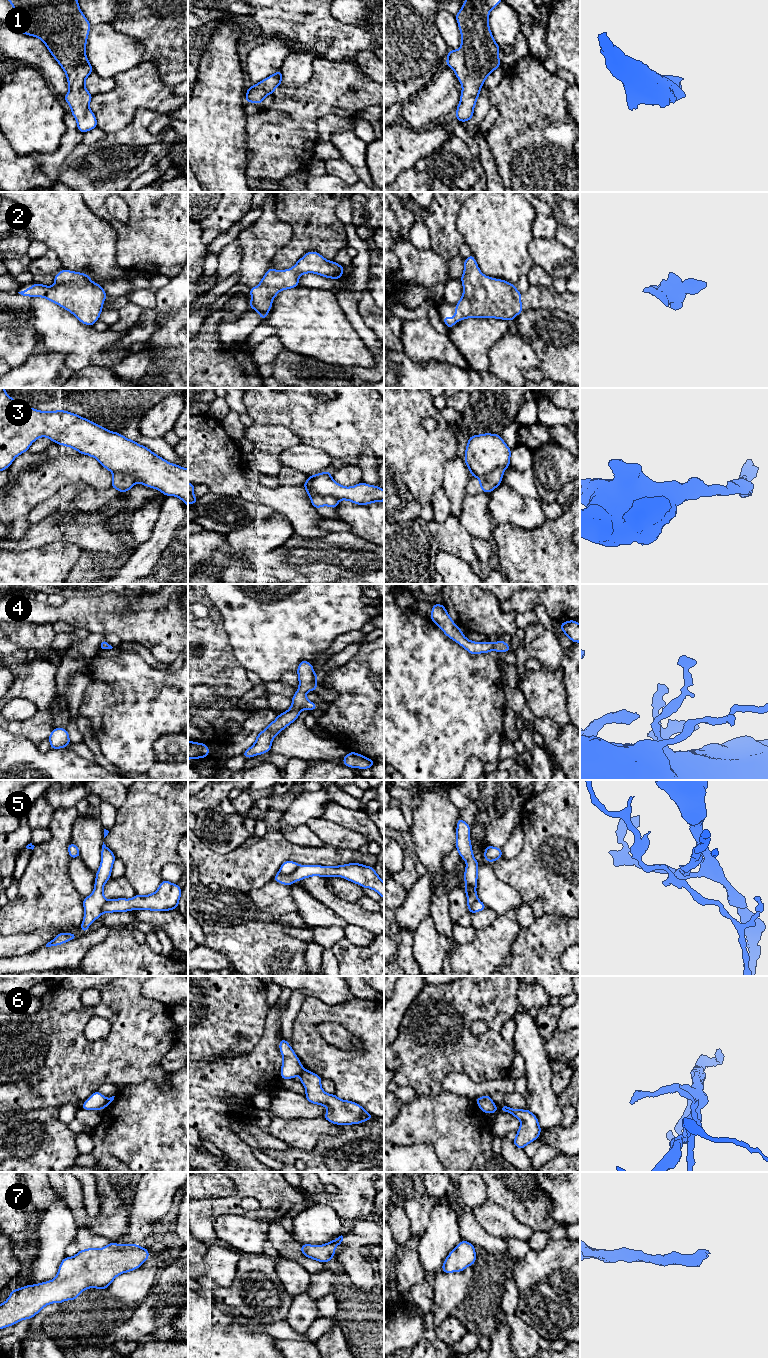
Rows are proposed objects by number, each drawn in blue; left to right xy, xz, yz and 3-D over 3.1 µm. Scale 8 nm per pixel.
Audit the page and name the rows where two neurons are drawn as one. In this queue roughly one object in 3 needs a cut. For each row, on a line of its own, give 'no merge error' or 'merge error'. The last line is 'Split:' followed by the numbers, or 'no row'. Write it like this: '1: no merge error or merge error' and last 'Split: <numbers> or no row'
1: no merge error
2: no merge error
3: merge error
4: no merge error
5: merge error
6: merge error
7: no merge error
Split: 3, 5, 6

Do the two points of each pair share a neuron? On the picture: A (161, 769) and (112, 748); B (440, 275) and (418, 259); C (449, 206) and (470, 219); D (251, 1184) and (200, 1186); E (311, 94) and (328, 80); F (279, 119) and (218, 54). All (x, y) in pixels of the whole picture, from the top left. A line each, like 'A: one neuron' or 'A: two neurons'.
A: two neurons
B: one neuron
C: two neurons
D: two neurons
E: one neuron
F: two neurons

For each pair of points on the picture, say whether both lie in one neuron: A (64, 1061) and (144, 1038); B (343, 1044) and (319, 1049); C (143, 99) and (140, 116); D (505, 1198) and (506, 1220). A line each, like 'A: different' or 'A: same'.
A: same
B: different
C: different
D: different

